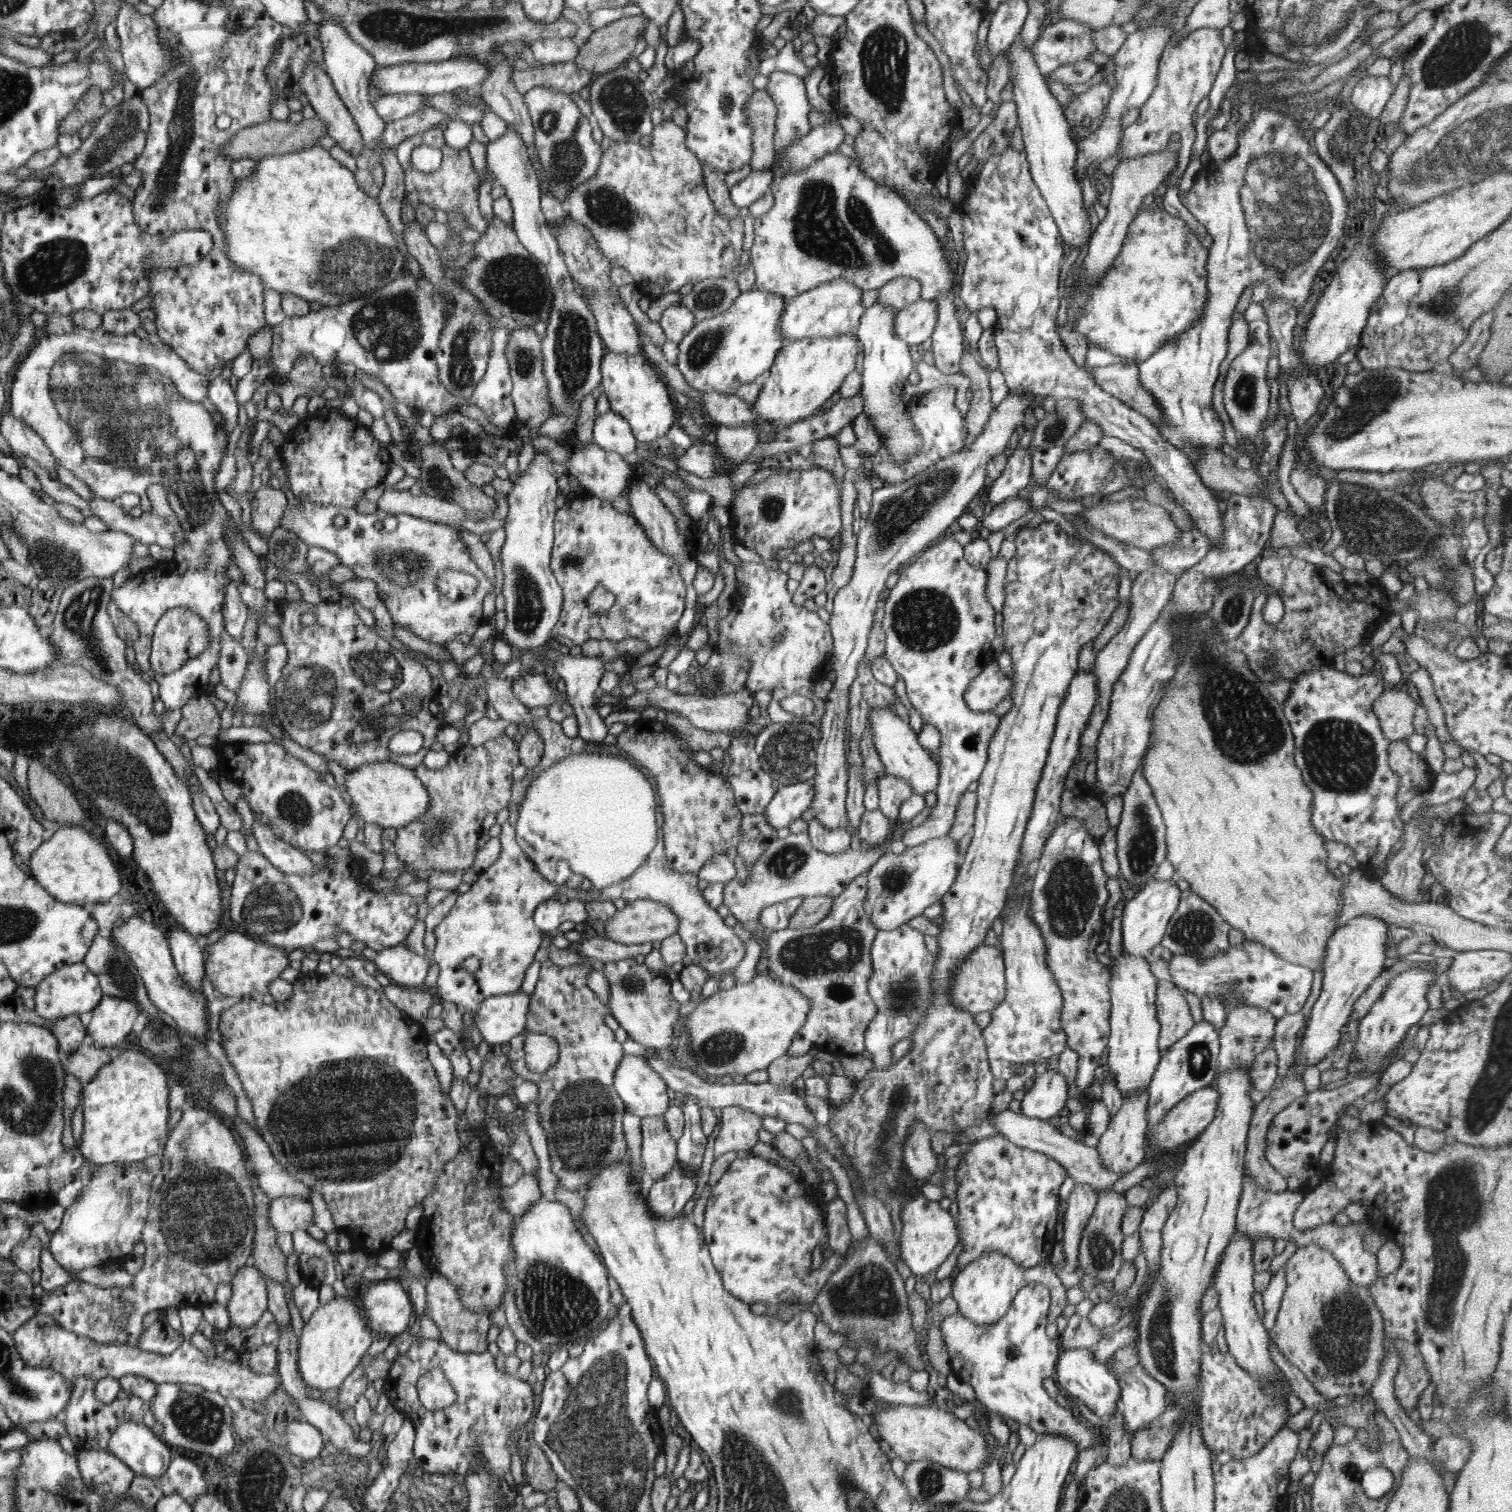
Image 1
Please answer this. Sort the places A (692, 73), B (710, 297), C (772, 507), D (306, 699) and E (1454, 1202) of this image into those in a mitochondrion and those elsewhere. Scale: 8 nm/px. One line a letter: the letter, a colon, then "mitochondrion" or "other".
A: other
B: mitochondrion
C: mitochondrion
D: mitochondrion
E: mitochondrion

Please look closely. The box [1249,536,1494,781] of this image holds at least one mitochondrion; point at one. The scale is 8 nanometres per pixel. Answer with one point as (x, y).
(1440, 562)

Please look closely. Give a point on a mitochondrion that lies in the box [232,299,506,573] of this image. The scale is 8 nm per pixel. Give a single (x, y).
(460, 365)

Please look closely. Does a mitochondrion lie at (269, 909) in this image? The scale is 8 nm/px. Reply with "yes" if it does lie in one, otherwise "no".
yes

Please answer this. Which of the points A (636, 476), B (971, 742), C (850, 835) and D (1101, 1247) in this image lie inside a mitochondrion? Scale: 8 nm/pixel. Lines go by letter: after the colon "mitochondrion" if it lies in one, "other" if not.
A: other
B: other
C: other
D: mitochondrion

